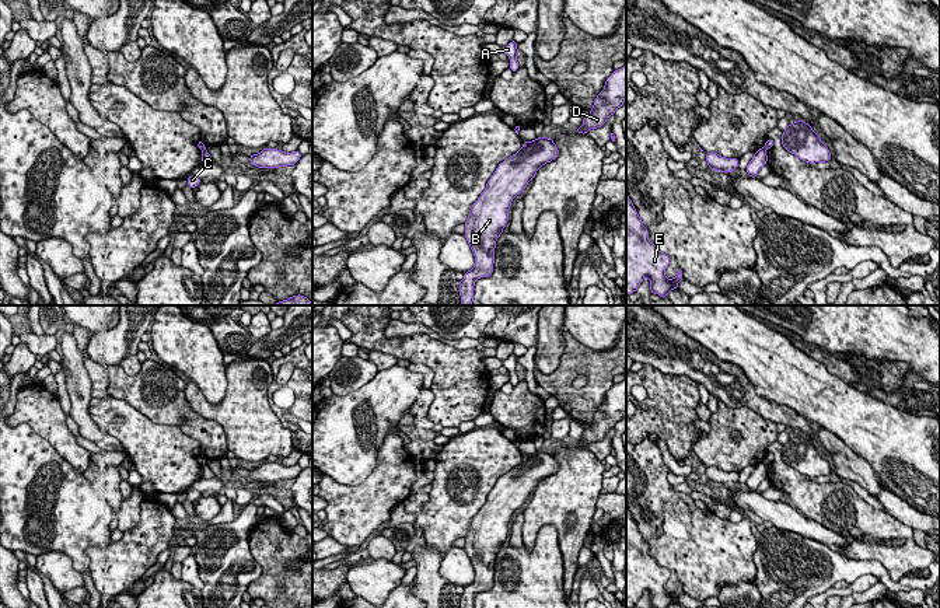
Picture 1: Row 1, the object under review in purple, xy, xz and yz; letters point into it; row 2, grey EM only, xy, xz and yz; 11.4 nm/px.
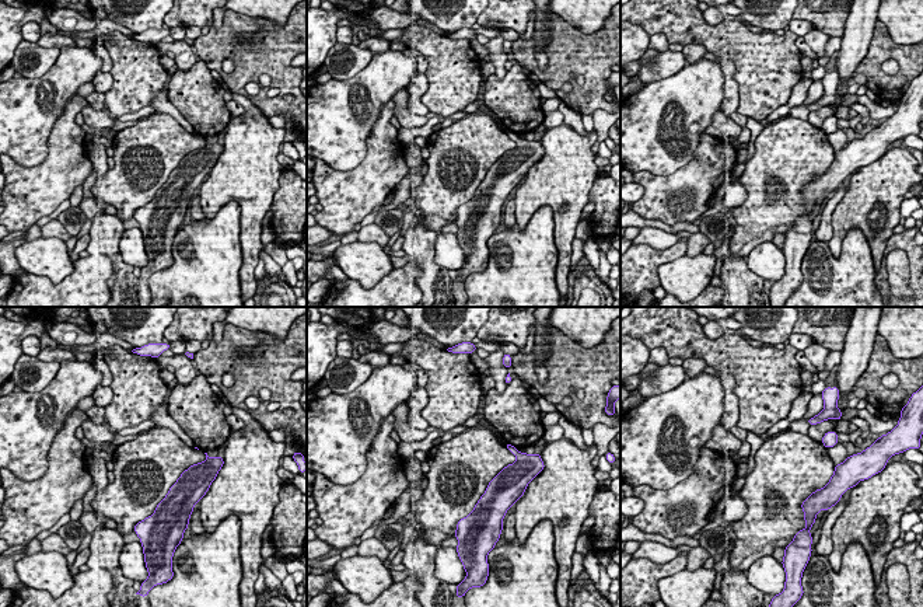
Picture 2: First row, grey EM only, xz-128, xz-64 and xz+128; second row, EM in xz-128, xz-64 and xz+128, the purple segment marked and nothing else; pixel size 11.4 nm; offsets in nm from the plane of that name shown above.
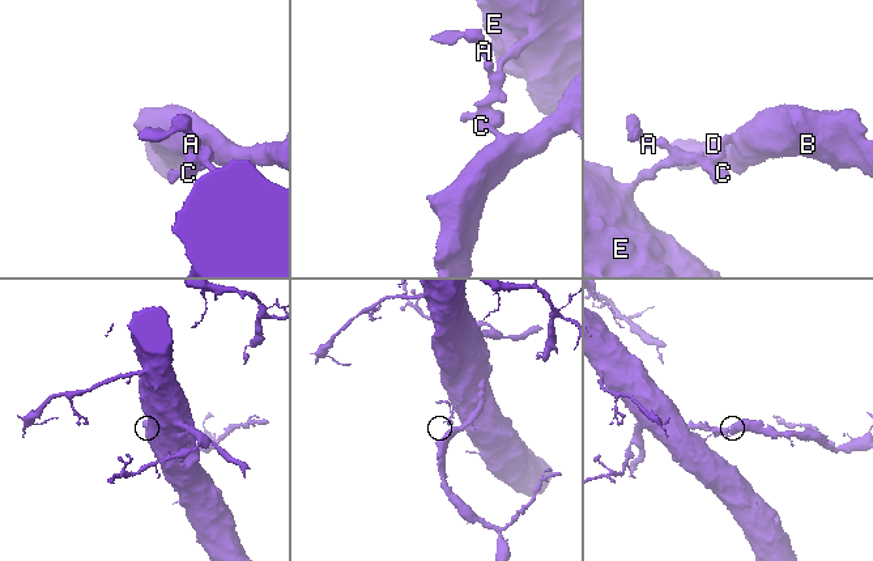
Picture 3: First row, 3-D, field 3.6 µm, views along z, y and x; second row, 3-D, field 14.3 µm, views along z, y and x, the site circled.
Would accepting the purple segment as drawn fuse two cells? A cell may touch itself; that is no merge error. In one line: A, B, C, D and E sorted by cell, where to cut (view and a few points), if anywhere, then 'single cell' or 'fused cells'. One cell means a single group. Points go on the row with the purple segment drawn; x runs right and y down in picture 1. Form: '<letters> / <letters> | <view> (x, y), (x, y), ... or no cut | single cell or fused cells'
A C E / B D | xy (202, 149), (205, 150) | fused cells

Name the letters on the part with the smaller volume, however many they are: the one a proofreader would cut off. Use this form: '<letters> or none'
B, D

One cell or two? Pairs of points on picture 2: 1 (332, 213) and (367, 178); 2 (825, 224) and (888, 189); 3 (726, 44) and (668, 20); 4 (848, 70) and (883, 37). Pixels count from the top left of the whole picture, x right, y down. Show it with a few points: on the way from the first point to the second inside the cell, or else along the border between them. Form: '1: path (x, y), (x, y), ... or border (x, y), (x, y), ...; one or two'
1: path (341, 205), (359, 187); one
2: border (846, 192), (832, 213), (832, 236), (827, 241); two
3: path (712, 37), (682, 23); one
4: border (877, 20), (869, 51), (853, 72); two

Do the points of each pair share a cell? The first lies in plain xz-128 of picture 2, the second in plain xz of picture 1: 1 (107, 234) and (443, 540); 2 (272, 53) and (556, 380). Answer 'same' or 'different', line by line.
1: different
2: same

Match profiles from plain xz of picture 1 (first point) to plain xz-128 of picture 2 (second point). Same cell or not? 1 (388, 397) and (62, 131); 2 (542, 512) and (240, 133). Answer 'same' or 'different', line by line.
1: different
2: same

